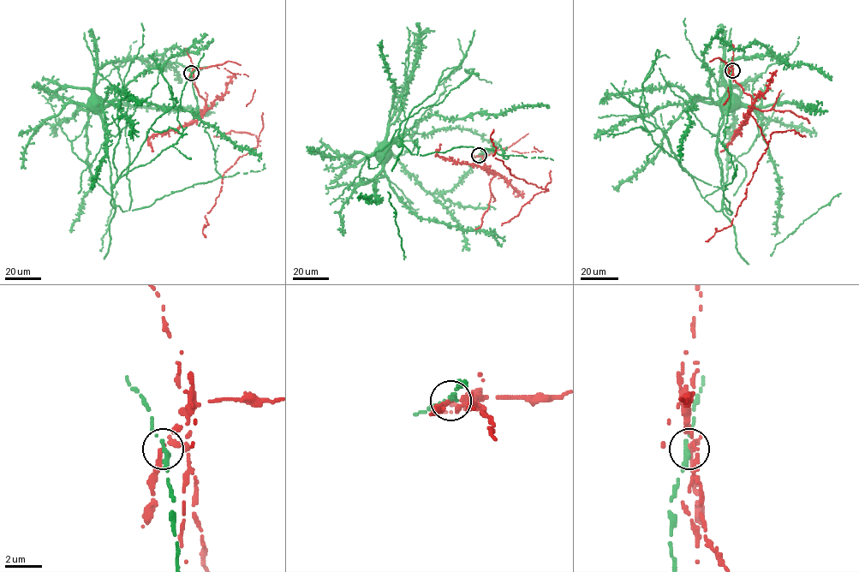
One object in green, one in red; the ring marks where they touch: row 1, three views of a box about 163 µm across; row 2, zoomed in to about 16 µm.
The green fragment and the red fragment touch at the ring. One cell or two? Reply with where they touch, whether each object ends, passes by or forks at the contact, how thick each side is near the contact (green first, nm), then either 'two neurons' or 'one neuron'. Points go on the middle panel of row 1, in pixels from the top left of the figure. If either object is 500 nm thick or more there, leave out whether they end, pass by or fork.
(479, 155) | green ends | red passes by | 380/240 nm | two neurons

